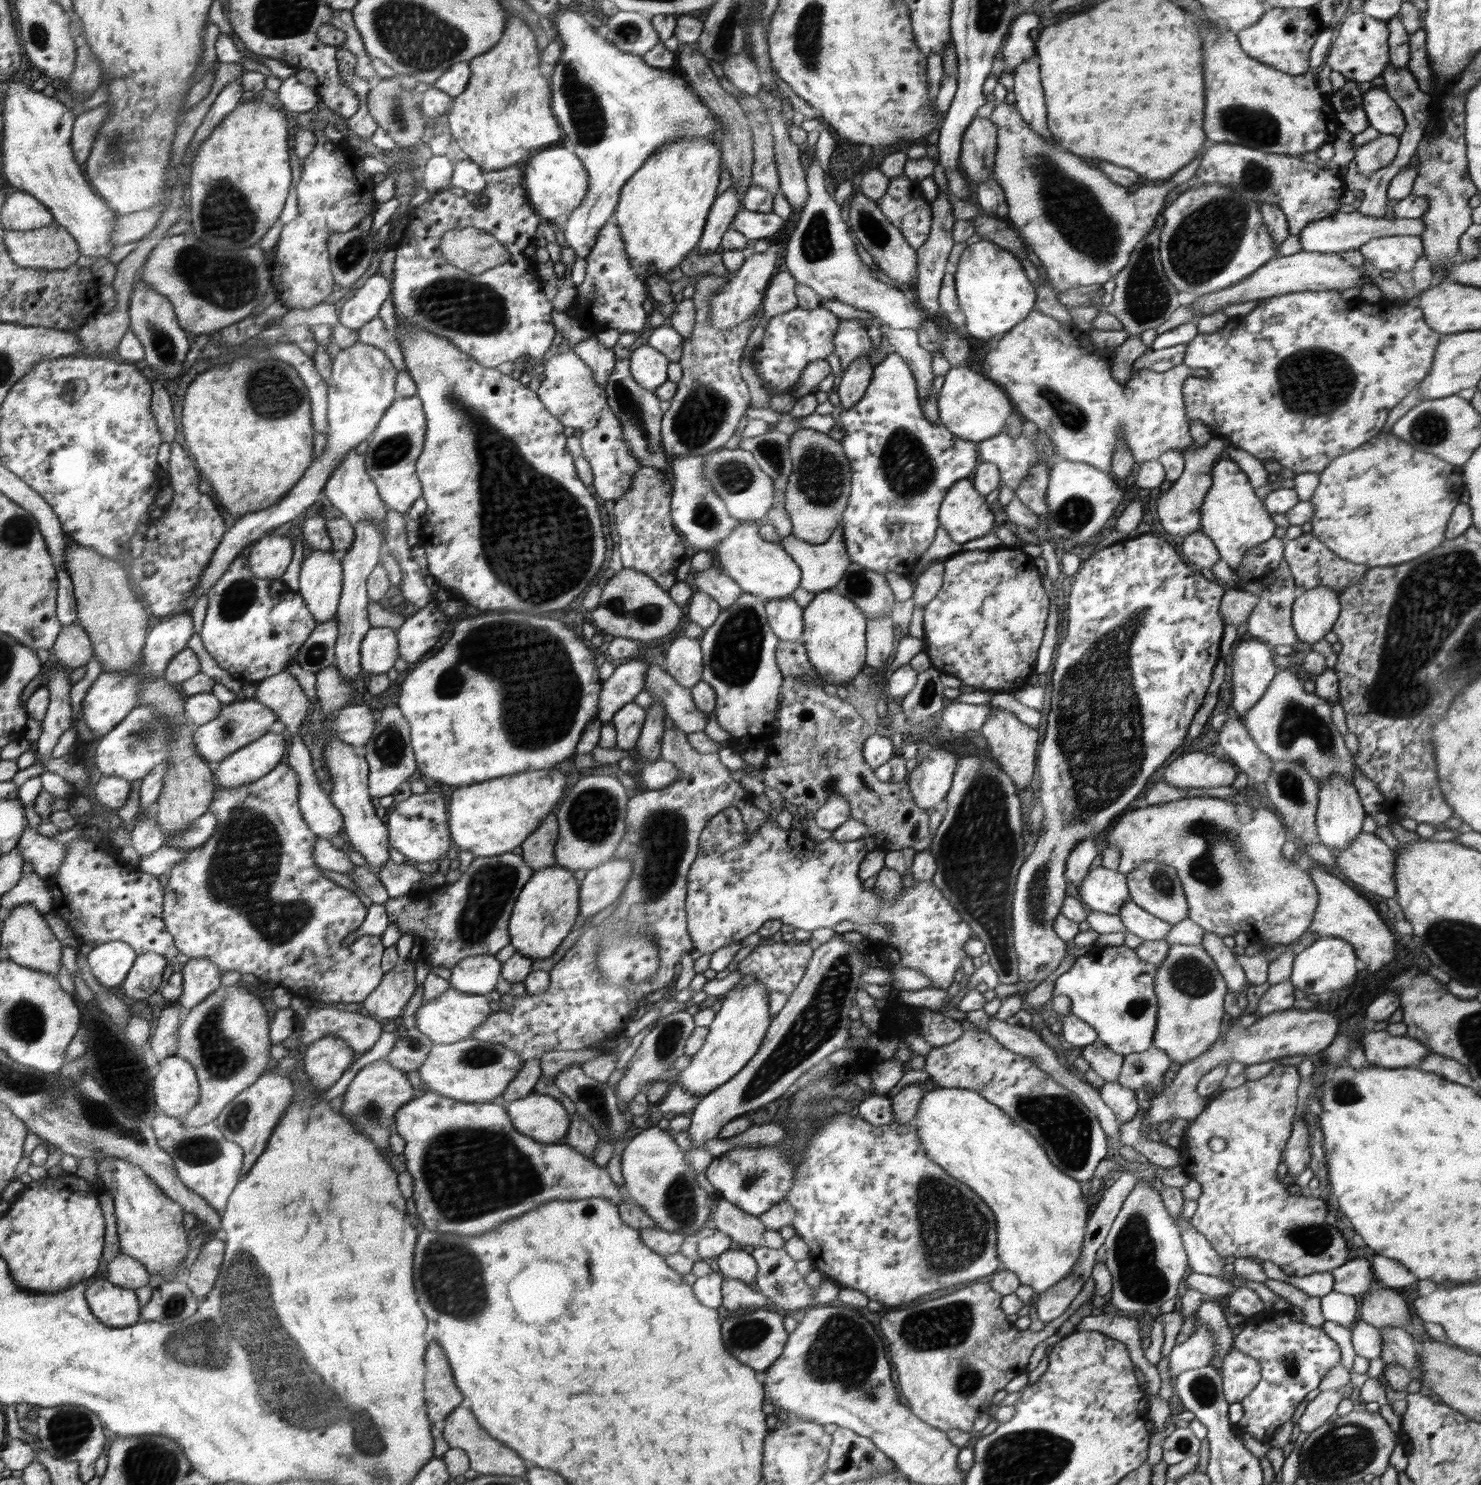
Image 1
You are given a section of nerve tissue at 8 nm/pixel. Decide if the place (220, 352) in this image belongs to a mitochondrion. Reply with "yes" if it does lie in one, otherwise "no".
no

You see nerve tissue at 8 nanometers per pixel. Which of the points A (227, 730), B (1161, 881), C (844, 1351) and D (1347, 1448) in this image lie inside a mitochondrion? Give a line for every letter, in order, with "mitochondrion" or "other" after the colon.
A: other
B: mitochondrion
C: mitochondrion
D: mitochondrion

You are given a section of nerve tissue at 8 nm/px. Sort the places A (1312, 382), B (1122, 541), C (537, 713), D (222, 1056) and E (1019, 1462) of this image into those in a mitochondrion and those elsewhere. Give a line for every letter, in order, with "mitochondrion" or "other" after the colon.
A: mitochondrion
B: other
C: mitochondrion
D: mitochondrion
E: mitochondrion

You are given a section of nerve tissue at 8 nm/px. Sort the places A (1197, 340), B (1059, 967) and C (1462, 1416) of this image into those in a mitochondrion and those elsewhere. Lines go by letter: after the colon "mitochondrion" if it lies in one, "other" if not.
A: other
B: other
C: other

